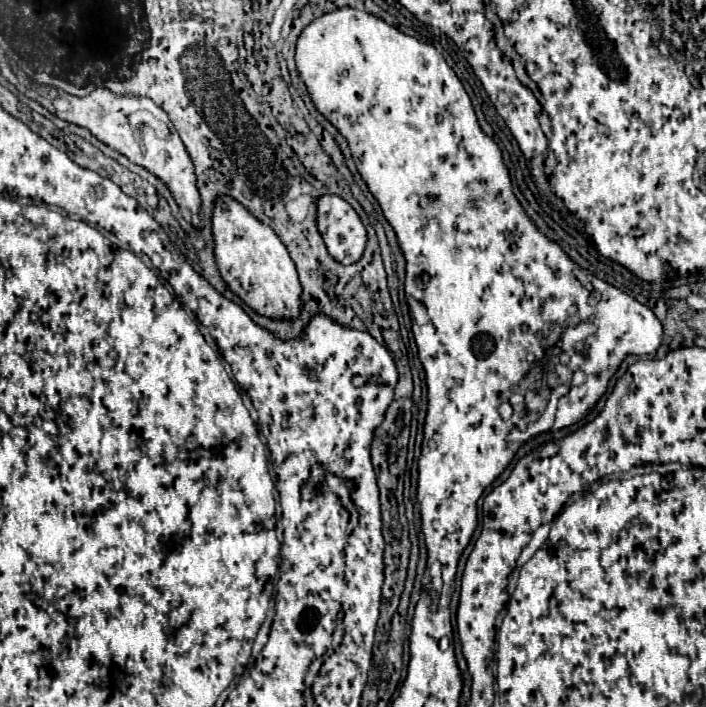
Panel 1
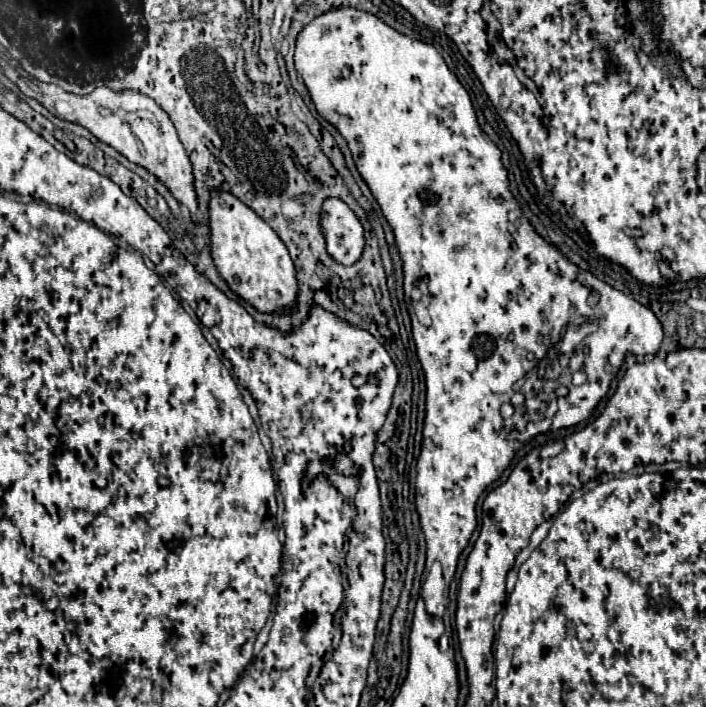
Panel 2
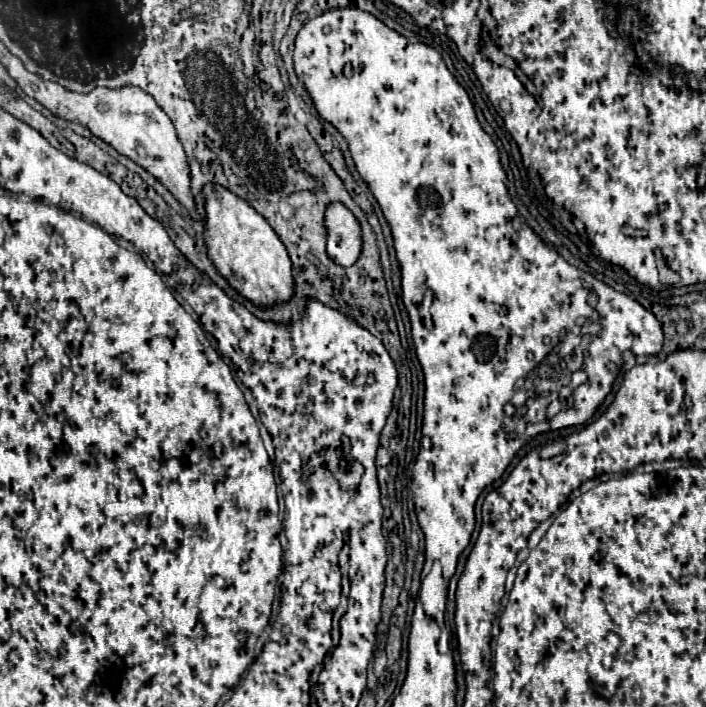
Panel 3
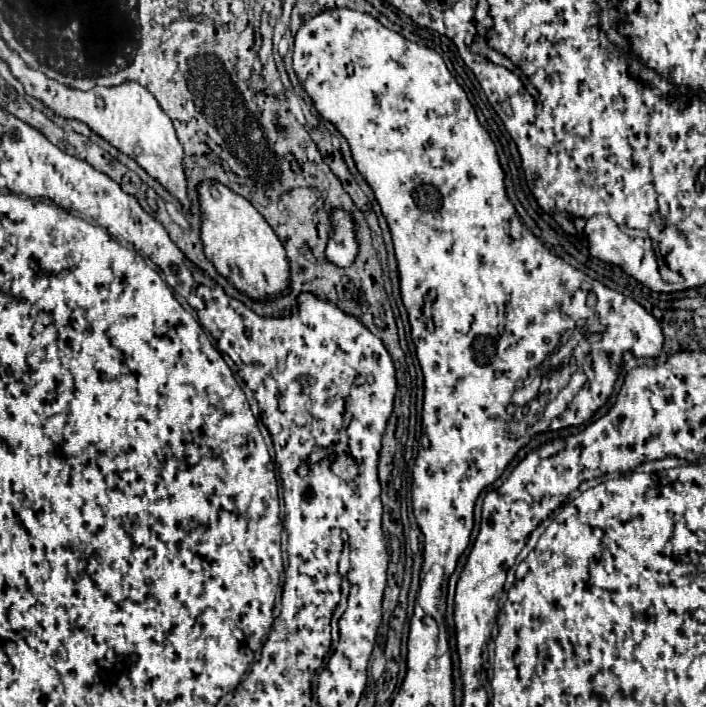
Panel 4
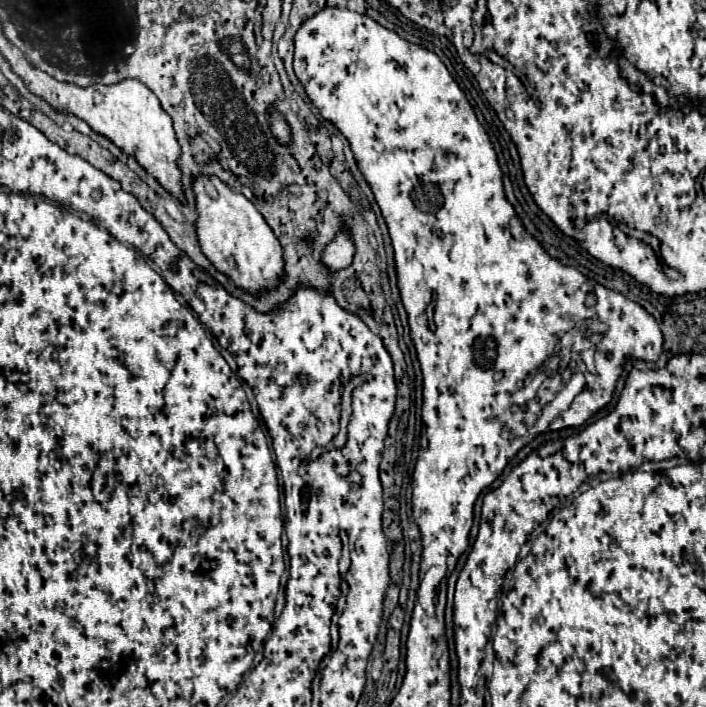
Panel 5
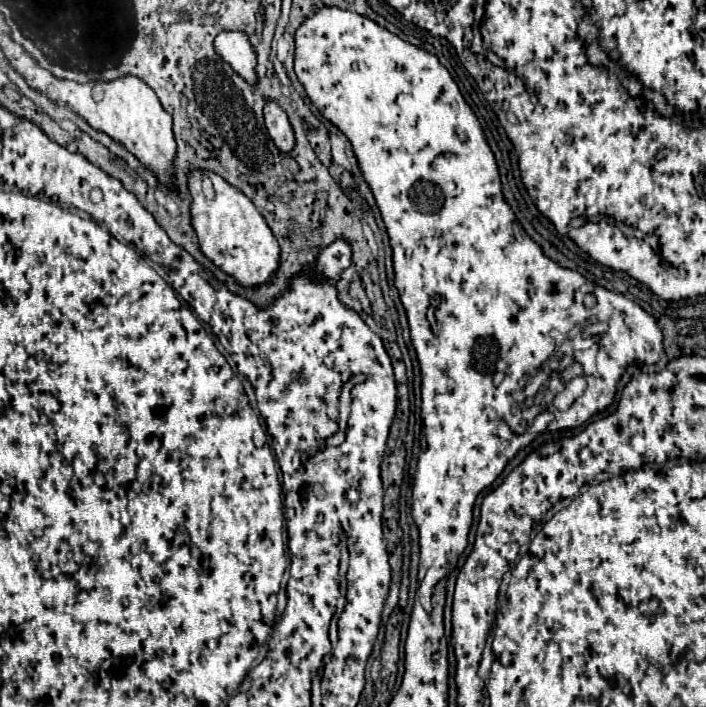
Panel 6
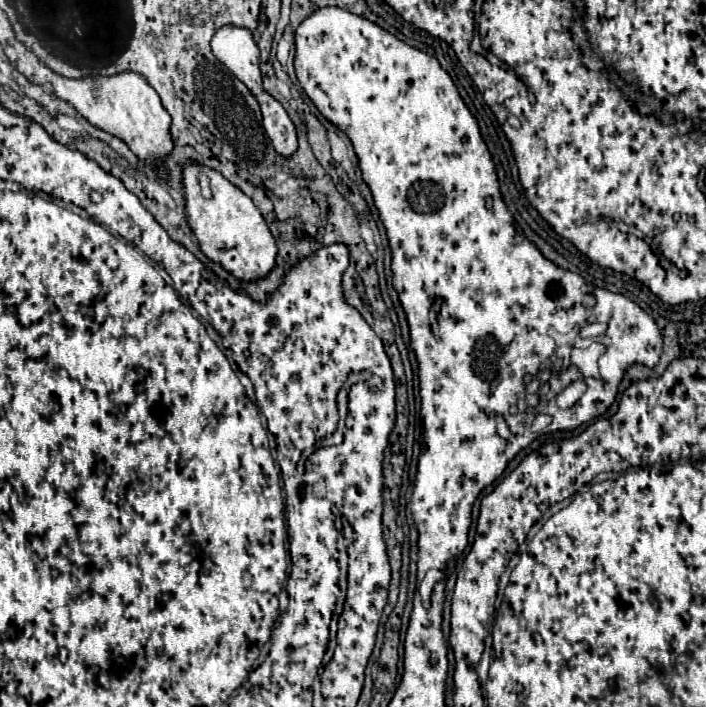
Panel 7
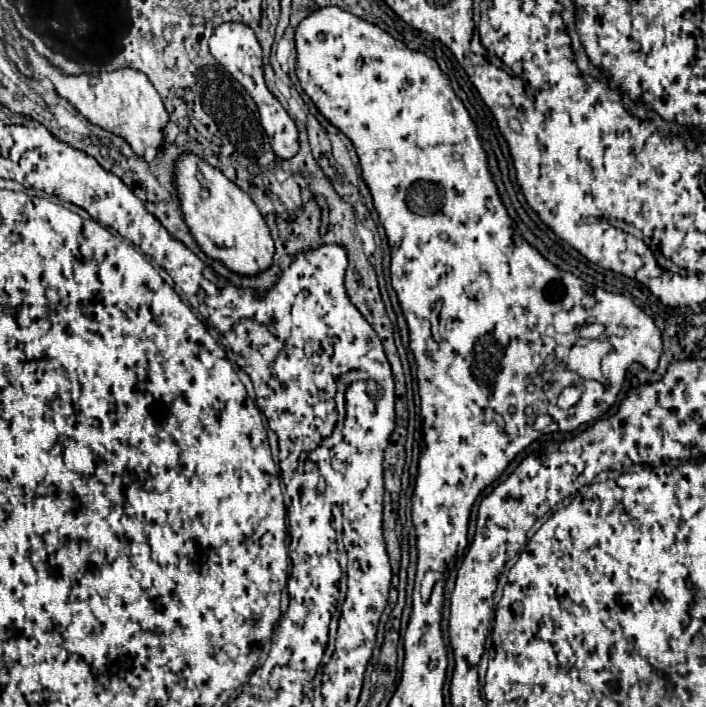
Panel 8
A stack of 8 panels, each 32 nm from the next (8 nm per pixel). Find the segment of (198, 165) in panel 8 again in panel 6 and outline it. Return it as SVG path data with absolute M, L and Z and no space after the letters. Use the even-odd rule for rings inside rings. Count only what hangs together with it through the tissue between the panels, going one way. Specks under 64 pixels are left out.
M200 170L190 172L188 176L188 190L190 190L190 214L192 214L192 228L198 236L200 250L208 260L212 260L218 268L230 274L242 286L258 286L270 280L270 276L278 270L278 256L280 246L268 228L264 216L246 198L238 188L230 186L222 176L216 172L204 172L212 180L214 198L208 200L202 194Z

